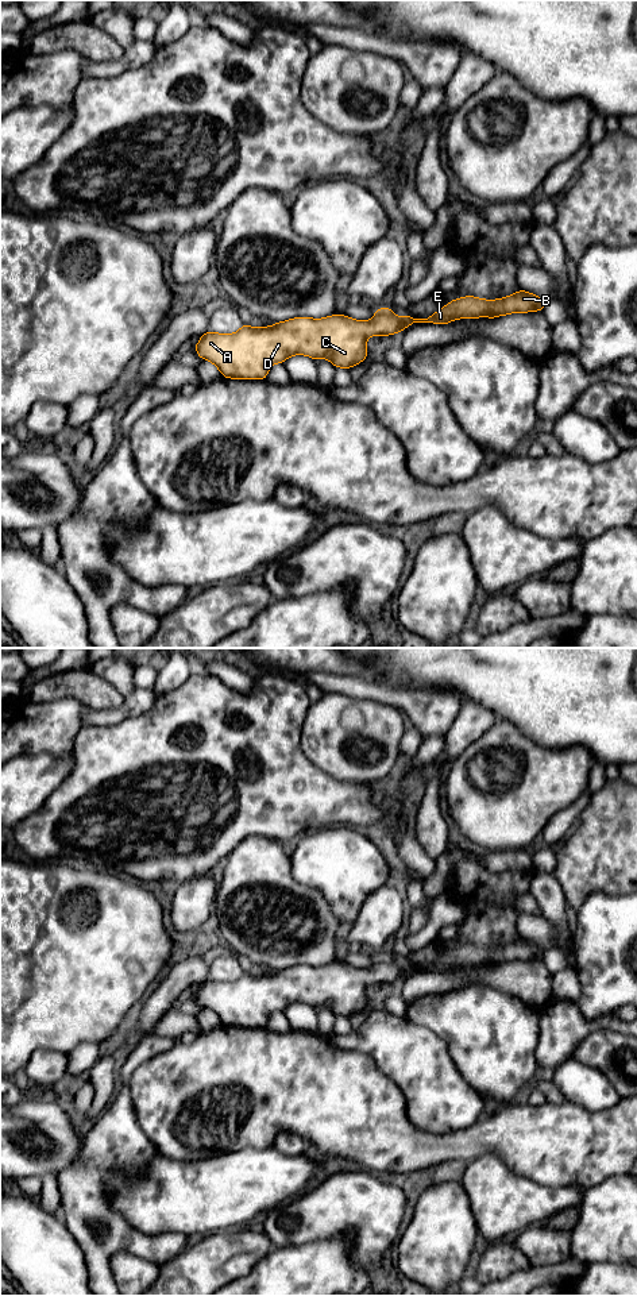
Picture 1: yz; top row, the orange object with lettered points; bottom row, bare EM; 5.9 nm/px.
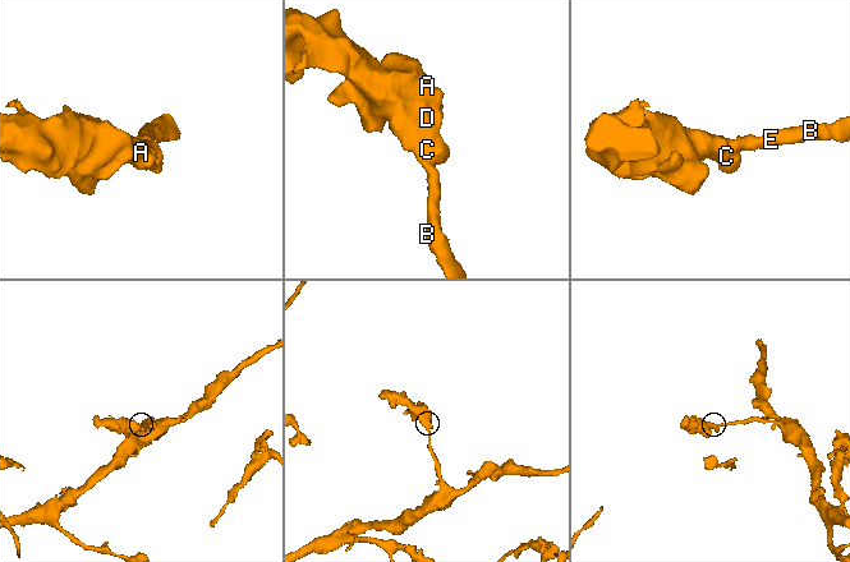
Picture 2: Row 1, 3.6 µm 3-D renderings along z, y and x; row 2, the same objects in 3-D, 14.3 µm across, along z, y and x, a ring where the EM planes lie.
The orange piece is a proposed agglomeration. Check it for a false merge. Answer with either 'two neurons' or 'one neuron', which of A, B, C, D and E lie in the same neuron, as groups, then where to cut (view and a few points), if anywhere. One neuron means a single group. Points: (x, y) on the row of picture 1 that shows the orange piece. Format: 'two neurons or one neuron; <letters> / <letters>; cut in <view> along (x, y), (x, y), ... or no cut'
one neuron; A B C D E; no cut

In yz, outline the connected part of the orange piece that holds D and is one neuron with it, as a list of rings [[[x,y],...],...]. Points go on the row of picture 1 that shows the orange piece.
[[[518,290],[511,296],[498,300],[484,300],[466,296],[449,301],[444,308],[428,319],[414,319],[408,313],[399,319],[390,308],[378,308],[371,320],[354,320],[347,315],[331,315],[324,319],[296,317],[270,327],[250,327],[243,324],[235,333],[216,333],[206,331],[193,347],[198,356],[212,362],[223,378],[232,379],[267,379],[269,369],[275,363],[283,363],[293,355],[306,355],[314,360],[327,358],[336,369],[351,369],[367,358],[367,339],[378,335],[381,338],[402,332],[413,323],[449,324],[458,319],[478,319],[505,316],[510,313],[543,312],[545,301],[537,294]]]

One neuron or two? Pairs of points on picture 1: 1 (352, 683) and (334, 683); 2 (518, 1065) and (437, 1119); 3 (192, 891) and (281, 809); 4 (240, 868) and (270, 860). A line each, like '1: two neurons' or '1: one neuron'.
1: one neuron
2: two neurons
3: two neurons
4: one neuron

